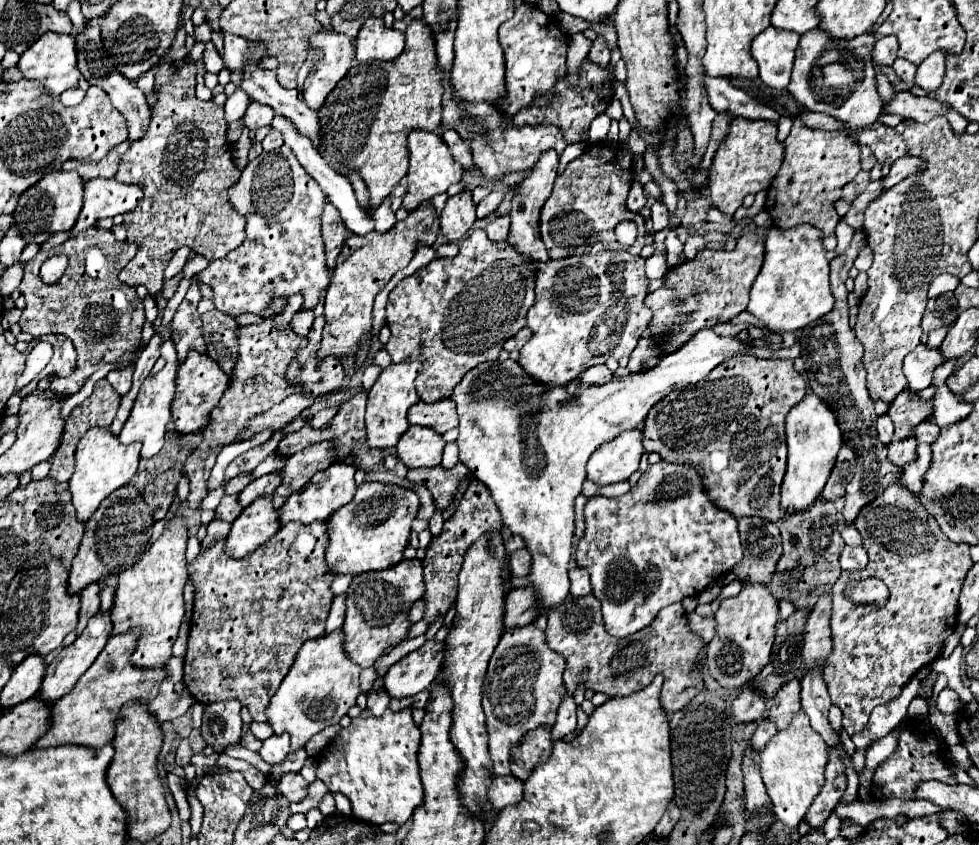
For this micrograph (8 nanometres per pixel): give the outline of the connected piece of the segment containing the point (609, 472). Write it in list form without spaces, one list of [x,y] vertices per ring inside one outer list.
[[[634,428],[598,448],[588,462],[588,480],[596,484],[628,480],[644,454],[642,440],[642,430]]]

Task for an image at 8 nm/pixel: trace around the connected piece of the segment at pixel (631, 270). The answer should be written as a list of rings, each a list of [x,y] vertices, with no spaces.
[[[606,250],[600,254],[548,260],[540,264],[536,274],[536,300],[528,310],[528,328],[534,334],[528,344],[520,348],[518,364],[536,382],[556,388],[578,380],[584,368],[606,364],[608,358],[620,360],[624,354],[630,356],[638,344],[638,338],[652,320],[652,310],[644,304],[644,298],[648,296],[648,284],[650,280],[644,272],[644,258],[632,256],[628,252]]]

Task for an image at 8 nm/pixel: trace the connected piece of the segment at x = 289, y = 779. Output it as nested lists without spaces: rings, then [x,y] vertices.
[[[296,772],[282,774],[276,782],[276,788],[282,796],[288,798],[288,802],[302,802],[308,796],[308,782],[302,778],[302,774]]]

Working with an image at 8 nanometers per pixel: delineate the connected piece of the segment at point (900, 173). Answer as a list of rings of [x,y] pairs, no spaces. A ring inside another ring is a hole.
[[[906,156],[906,158],[900,158],[892,164],[890,174],[882,182],[886,188],[892,188],[898,182],[902,182],[906,176],[910,176],[912,172],[920,172],[920,170],[924,170],[924,160],[914,158],[914,156]]]

